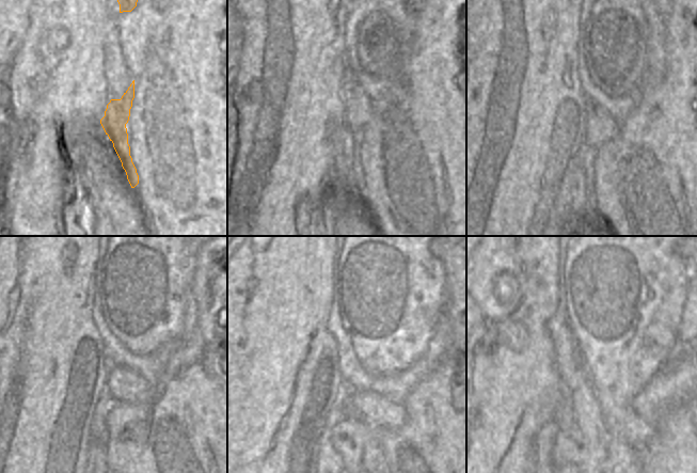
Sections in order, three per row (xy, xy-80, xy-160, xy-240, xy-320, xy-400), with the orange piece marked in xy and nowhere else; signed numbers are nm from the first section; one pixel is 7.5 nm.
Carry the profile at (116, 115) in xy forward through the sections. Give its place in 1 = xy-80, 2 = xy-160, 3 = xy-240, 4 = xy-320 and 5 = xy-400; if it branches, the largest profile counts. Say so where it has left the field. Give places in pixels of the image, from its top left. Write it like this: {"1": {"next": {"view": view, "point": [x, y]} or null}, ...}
{"1": {"next": {"view": "xy-80", "point": [347, 167]}}, "2": {"next": {"view": "xy-160", "point": [582, 194]}}, "3": {"next": {"view": "xy-240", "point": [97, 453]}}, "4": {"next": null}, "5": {"next": null}}

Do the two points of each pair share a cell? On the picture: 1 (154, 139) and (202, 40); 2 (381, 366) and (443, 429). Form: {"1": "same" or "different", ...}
{"1": "same", "2": "different"}

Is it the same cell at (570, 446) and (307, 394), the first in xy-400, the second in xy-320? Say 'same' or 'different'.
different

